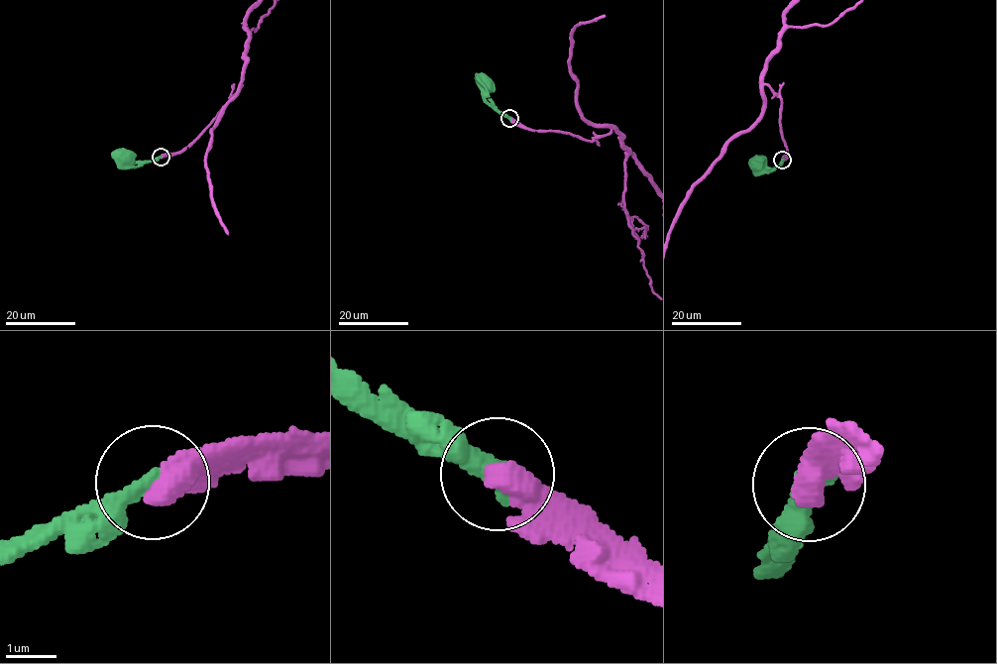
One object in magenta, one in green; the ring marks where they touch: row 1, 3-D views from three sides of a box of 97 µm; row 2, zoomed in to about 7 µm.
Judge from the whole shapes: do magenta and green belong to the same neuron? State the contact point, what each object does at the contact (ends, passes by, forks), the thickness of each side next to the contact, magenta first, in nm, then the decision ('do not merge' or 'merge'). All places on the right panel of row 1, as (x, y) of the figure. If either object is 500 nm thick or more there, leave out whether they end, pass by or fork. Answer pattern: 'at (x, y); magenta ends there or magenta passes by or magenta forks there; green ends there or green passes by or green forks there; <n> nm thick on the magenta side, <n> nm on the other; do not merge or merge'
at (782, 160); 600 nm thick on the magenta side, 440 nm on the other; merge

